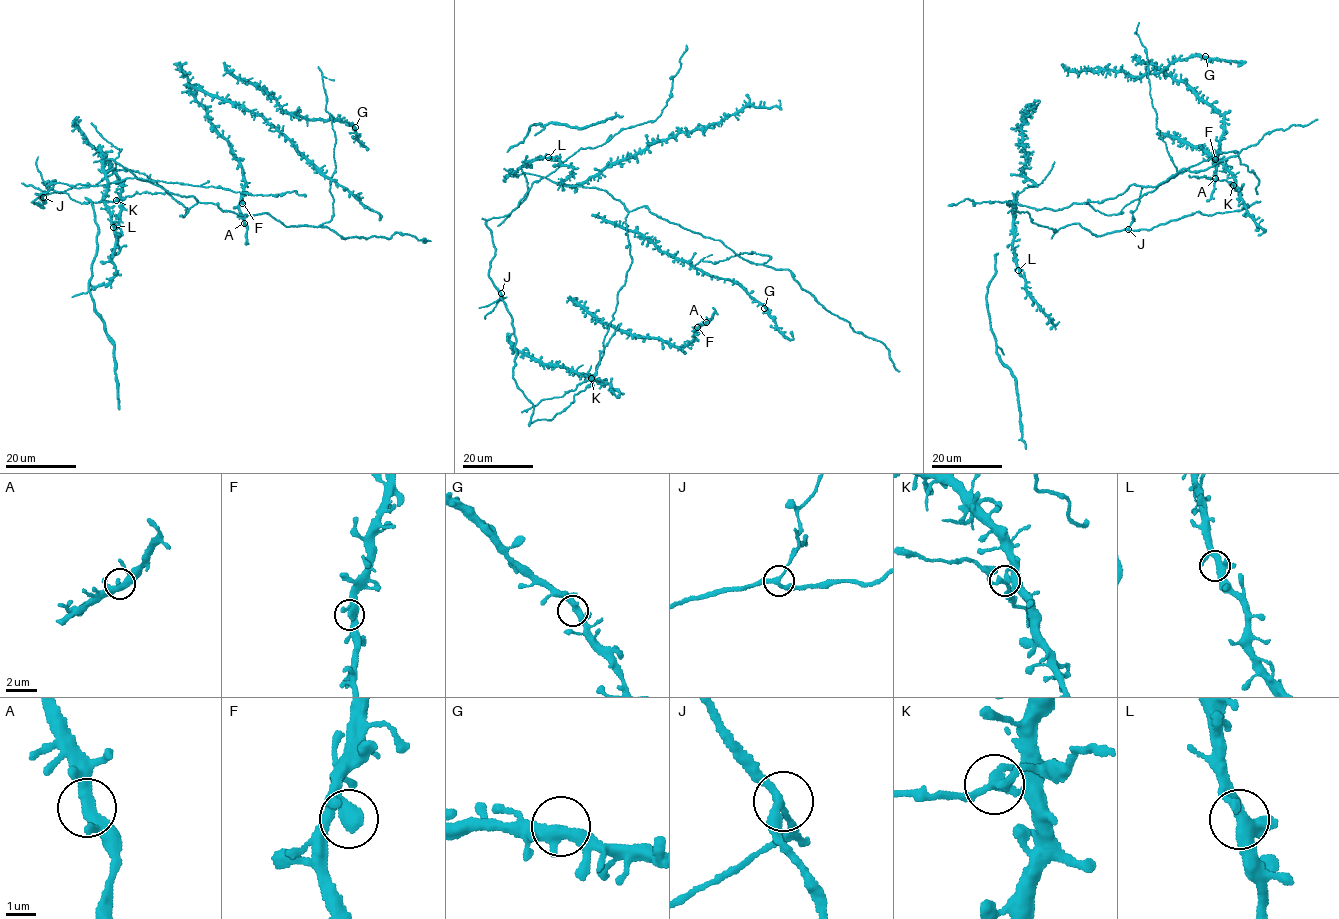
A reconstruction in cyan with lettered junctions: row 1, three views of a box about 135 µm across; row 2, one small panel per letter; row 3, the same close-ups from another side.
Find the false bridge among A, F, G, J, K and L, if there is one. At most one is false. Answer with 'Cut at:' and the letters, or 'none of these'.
Cut at: K

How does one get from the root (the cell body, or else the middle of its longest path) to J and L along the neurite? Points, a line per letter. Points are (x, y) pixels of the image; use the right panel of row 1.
J: (1176, 173), (1100, 203), (1029, 208), (1033, 223), (1055, 232), (1076, 223), (1097, 235), (1128, 229)
L: (1176, 173), (1156, 186), (1131, 185), (1100, 203), (1053, 211), (1017, 203), (1012, 251), (1018, 270)

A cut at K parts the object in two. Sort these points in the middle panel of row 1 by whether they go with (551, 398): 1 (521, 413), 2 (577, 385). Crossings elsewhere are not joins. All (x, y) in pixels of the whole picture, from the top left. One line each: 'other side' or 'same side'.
1: same side
2: same side

